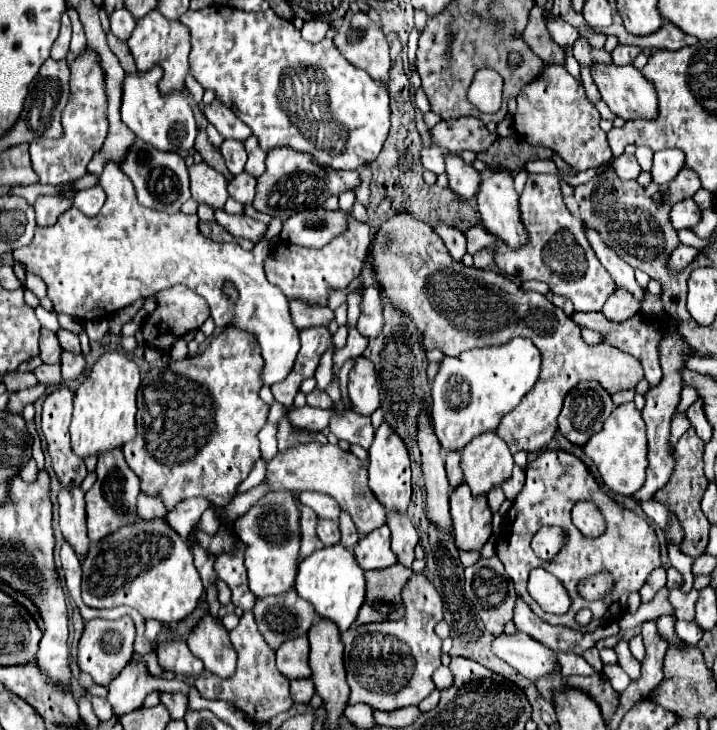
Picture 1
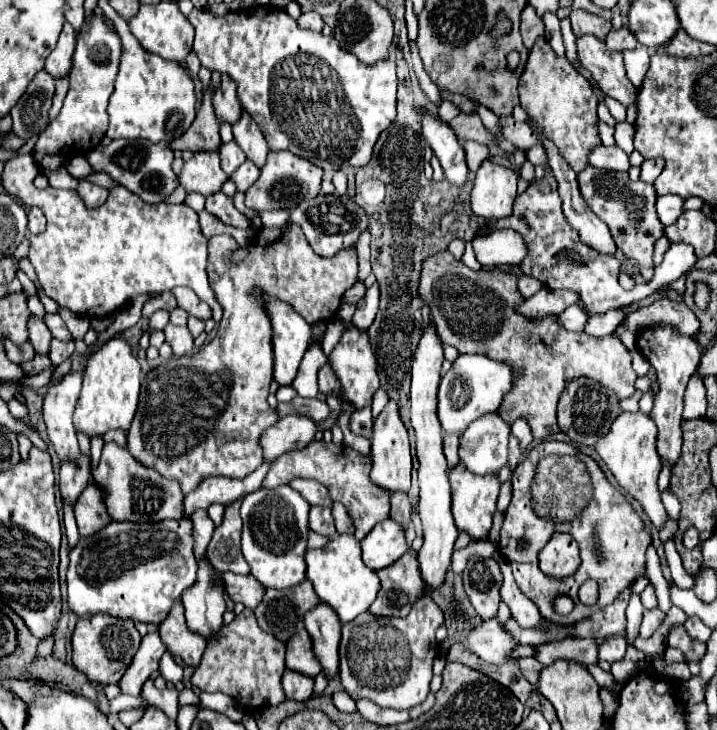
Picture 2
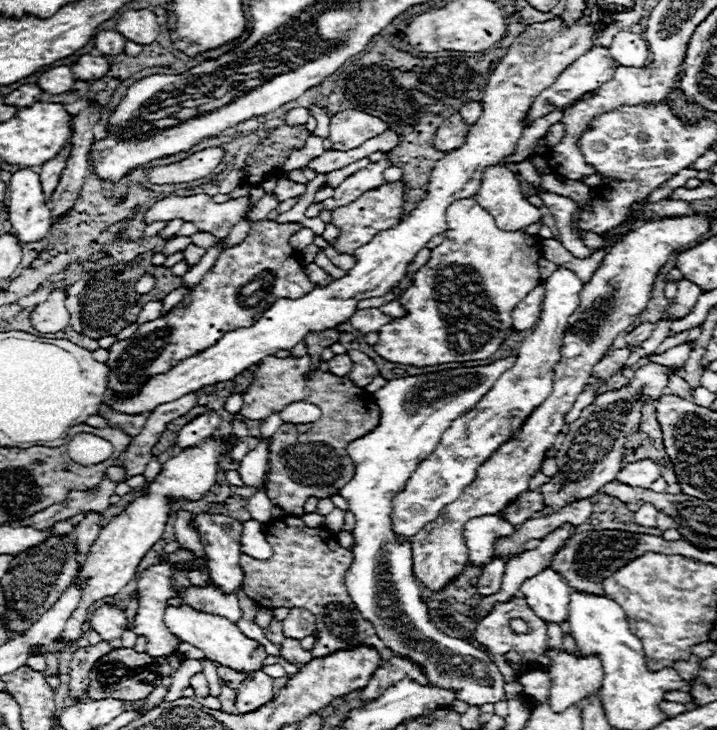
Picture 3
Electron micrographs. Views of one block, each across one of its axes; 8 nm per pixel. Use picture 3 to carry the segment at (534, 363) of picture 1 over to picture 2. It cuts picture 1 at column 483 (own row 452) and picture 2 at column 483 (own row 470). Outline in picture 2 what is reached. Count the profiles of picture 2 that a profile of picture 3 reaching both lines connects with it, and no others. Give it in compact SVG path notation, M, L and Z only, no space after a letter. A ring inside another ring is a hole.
M460 354L440 382L438 418L446 434L462 434L470 422L486 412L496 412L504 394L512 388L512 368L482 354Z

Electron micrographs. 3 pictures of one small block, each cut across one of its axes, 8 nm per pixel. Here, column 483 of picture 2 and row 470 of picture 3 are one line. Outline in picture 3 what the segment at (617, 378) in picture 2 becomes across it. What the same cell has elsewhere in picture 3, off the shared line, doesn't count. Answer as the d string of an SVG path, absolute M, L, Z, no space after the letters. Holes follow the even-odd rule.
M310 356L304 358L264 358L258 372L254 374L254 380L248 388L248 392L242 396L244 404L240 408L240 416L245 419L257 420L264 419L272 412L281 412L286 404L296 402L296 400L306 400L316 404L322 410L322 416L316 422L310 424L282 424L280 430L272 436L270 442L270 484L266 488L266 494L270 500L274 500L276 504L280 504L286 514L294 514L294 506L302 508L302 504L314 496L314 498L332 498L340 492L340 488L354 476L354 464L346 452L346 446L368 434L370 430L374 430L378 426L380 420L380 410L376 406L376 400L372 398L370 392L358 388L356 384L352 384L348 378L340 378L334 376L330 372L320 372L316 370L310 378L302 378L304 372L310 370Z

